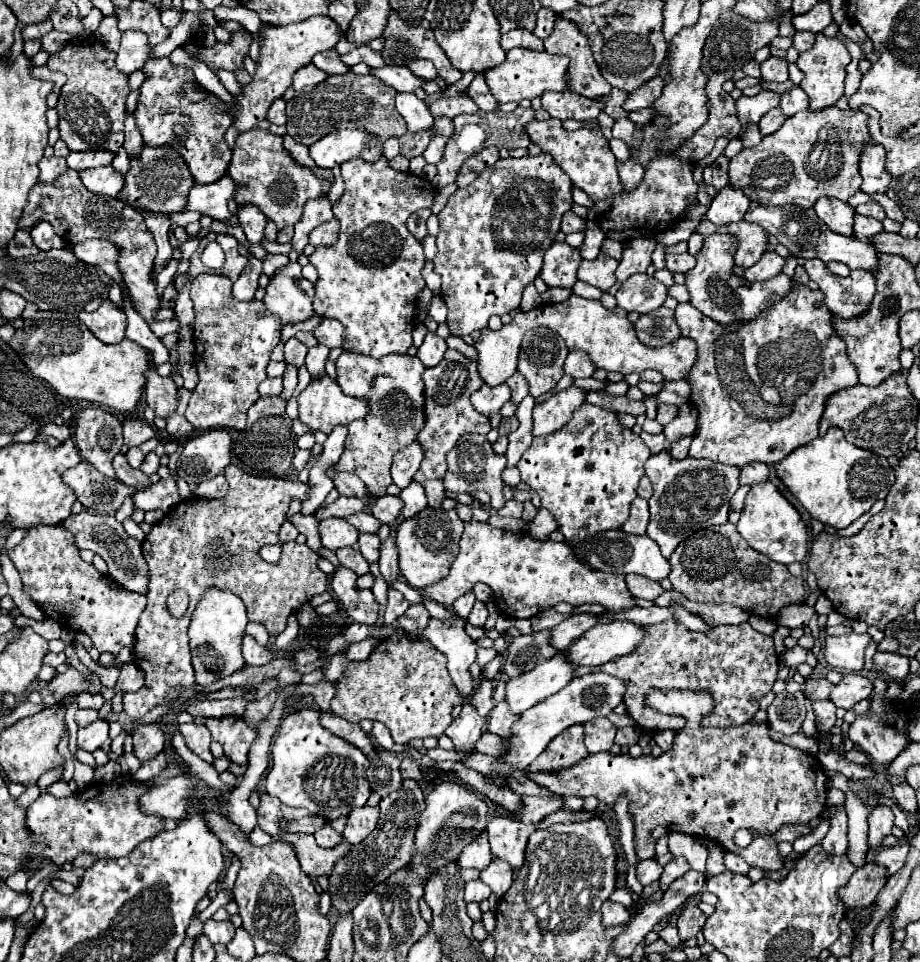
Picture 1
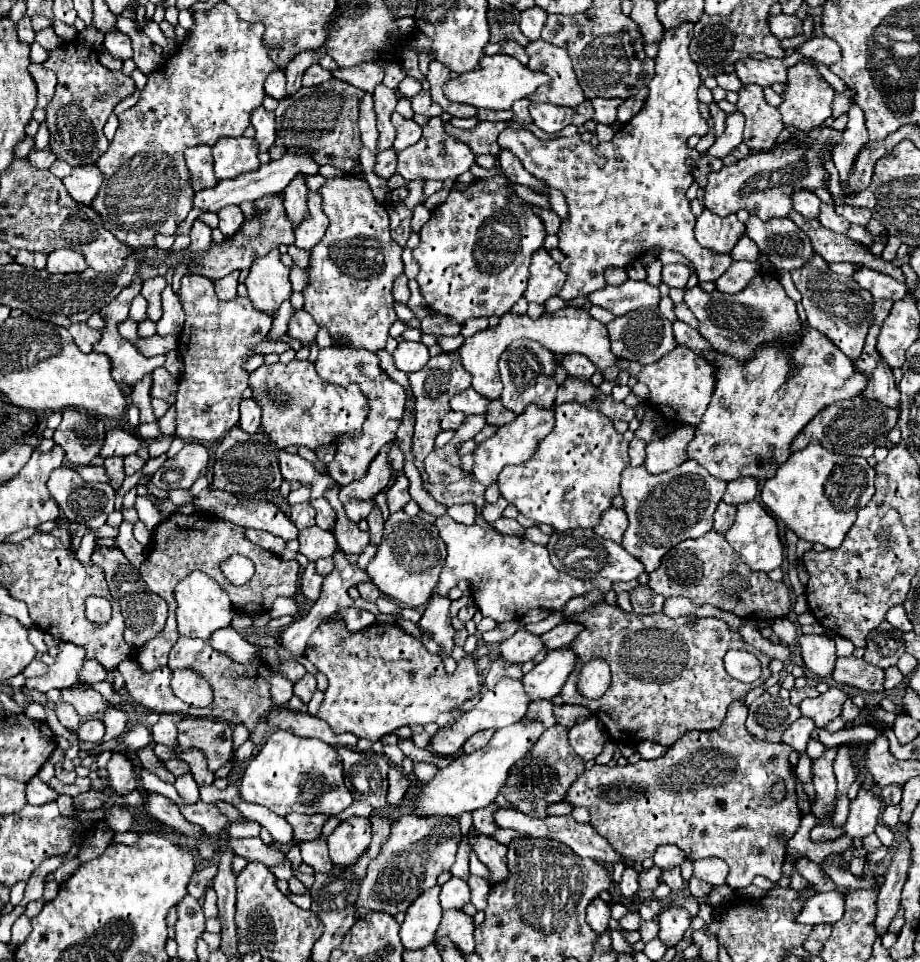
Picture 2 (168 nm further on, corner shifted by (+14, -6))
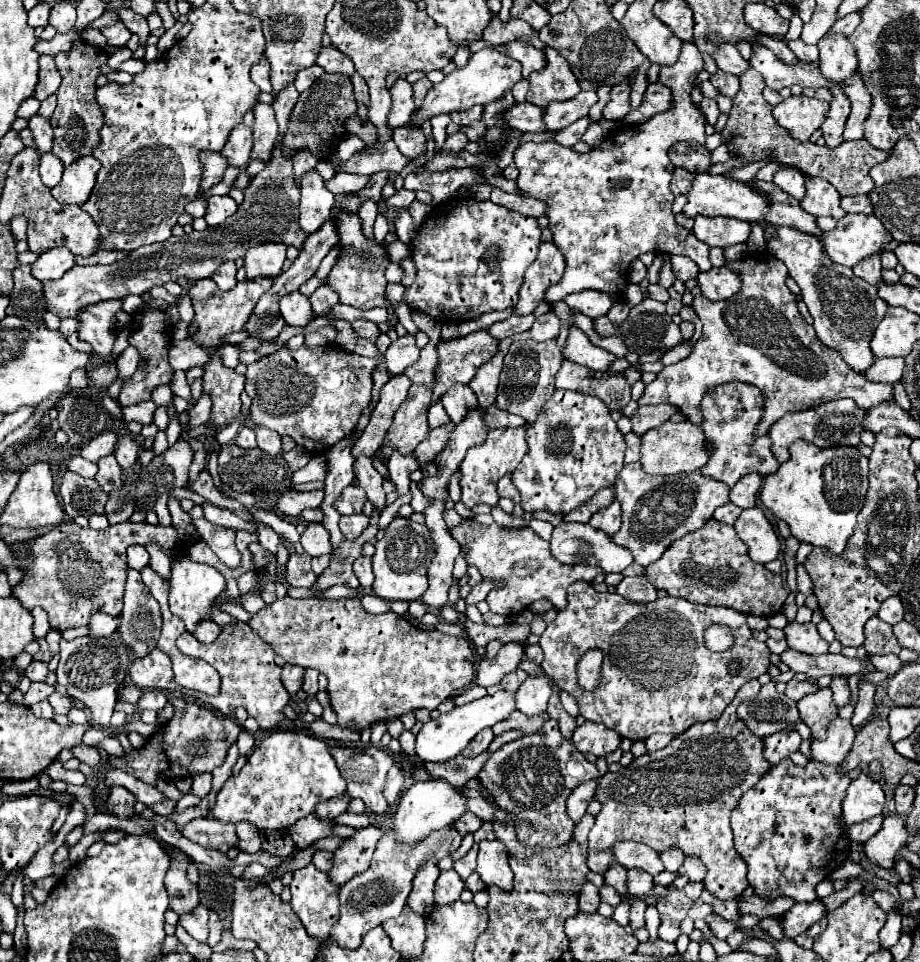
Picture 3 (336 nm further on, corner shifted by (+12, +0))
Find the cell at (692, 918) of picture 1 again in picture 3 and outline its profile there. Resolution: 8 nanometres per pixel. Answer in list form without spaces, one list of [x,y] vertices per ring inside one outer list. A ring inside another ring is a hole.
[[[670,891],[662,897],[658,897],[658,913],[660,913],[660,927],[658,927],[658,937],[670,943],[676,943],[680,937],[680,923],[686,917],[688,909],[692,907],[692,899],[686,897],[684,891]]]

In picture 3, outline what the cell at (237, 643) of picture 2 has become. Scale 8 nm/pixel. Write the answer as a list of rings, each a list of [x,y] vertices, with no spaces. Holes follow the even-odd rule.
[[[208,619],[208,621],[202,621],[192,635],[194,635],[200,643],[212,643],[212,641],[220,635],[220,625],[212,623],[210,619]]]

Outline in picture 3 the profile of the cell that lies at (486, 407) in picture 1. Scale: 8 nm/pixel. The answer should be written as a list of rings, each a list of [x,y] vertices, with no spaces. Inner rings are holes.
[[[460,383],[452,385],[452,389],[448,389],[444,393],[440,403],[444,405],[444,409],[446,409],[446,413],[448,413],[452,423],[464,421],[464,417],[468,413],[468,407],[476,407],[478,405],[474,391],[468,385],[460,385]]]

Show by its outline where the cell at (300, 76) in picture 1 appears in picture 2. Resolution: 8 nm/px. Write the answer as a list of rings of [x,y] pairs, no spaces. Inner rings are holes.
[[[282,69],[270,73],[264,85],[264,91],[274,99],[284,99],[286,97],[286,73]]]

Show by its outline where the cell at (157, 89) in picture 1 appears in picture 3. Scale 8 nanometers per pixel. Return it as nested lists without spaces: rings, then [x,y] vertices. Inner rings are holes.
[[[212,151],[202,153],[202,163],[204,163],[204,175],[202,175],[200,189],[208,191],[210,187],[214,187],[216,183],[222,181],[222,175],[224,175],[224,169],[228,167],[228,163],[222,153],[212,153]]]

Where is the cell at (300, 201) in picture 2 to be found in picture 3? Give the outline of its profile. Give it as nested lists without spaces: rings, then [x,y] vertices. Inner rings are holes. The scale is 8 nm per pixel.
[[[298,149],[294,155],[294,177],[296,181],[300,181],[300,177],[308,171],[314,169],[314,165],[318,163],[318,157],[312,157],[312,153],[308,153],[308,149]]]

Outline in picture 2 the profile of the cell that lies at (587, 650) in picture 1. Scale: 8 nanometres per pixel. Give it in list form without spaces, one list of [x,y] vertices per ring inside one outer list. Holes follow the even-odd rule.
[[[570,647],[548,651],[544,661],[536,663],[536,667],[522,677],[530,699],[538,701],[538,699],[550,699],[558,695],[566,677],[574,671],[576,661],[578,661],[578,655],[574,655]]]

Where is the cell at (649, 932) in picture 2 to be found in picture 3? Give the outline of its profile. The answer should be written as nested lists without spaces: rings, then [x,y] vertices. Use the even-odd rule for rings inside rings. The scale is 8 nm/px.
[[[632,899],[630,901],[630,927],[632,929],[640,929],[644,927],[644,911],[646,911],[646,903],[642,899]]]

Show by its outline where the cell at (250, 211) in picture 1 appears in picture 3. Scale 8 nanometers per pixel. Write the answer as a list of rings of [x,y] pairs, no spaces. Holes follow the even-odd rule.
[[[212,195],[212,197],[208,199],[208,207],[206,207],[204,219],[206,219],[206,223],[208,223],[210,227],[214,227],[214,225],[220,225],[226,217],[234,215],[236,209],[238,209],[236,201],[230,199],[228,195],[224,195],[224,197]]]

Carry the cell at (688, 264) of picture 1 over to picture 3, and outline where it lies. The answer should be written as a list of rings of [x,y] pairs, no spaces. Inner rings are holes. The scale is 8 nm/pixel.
[[[674,255],[672,257],[672,271],[674,271],[674,275],[680,279],[680,281],[690,281],[690,279],[696,279],[698,277],[698,267],[696,267],[696,263],[692,261],[692,259],[688,259],[688,257],[680,257],[680,255]]]

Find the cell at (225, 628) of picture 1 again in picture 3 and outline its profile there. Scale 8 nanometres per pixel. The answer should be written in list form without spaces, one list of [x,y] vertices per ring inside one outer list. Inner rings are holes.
[[[186,553],[172,559],[172,579],[170,579],[170,611],[180,617],[186,625],[186,631],[194,631],[196,625],[206,619],[216,605],[218,597],[226,589],[226,579],[210,565],[192,561]]]

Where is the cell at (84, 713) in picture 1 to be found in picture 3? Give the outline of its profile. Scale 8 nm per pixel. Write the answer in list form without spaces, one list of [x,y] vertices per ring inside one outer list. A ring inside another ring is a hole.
[[[54,691],[54,693],[48,697],[48,703],[52,705],[54,713],[58,713],[58,715],[66,715],[68,709],[74,705],[74,699],[70,699],[70,697],[60,695],[58,691]]]

